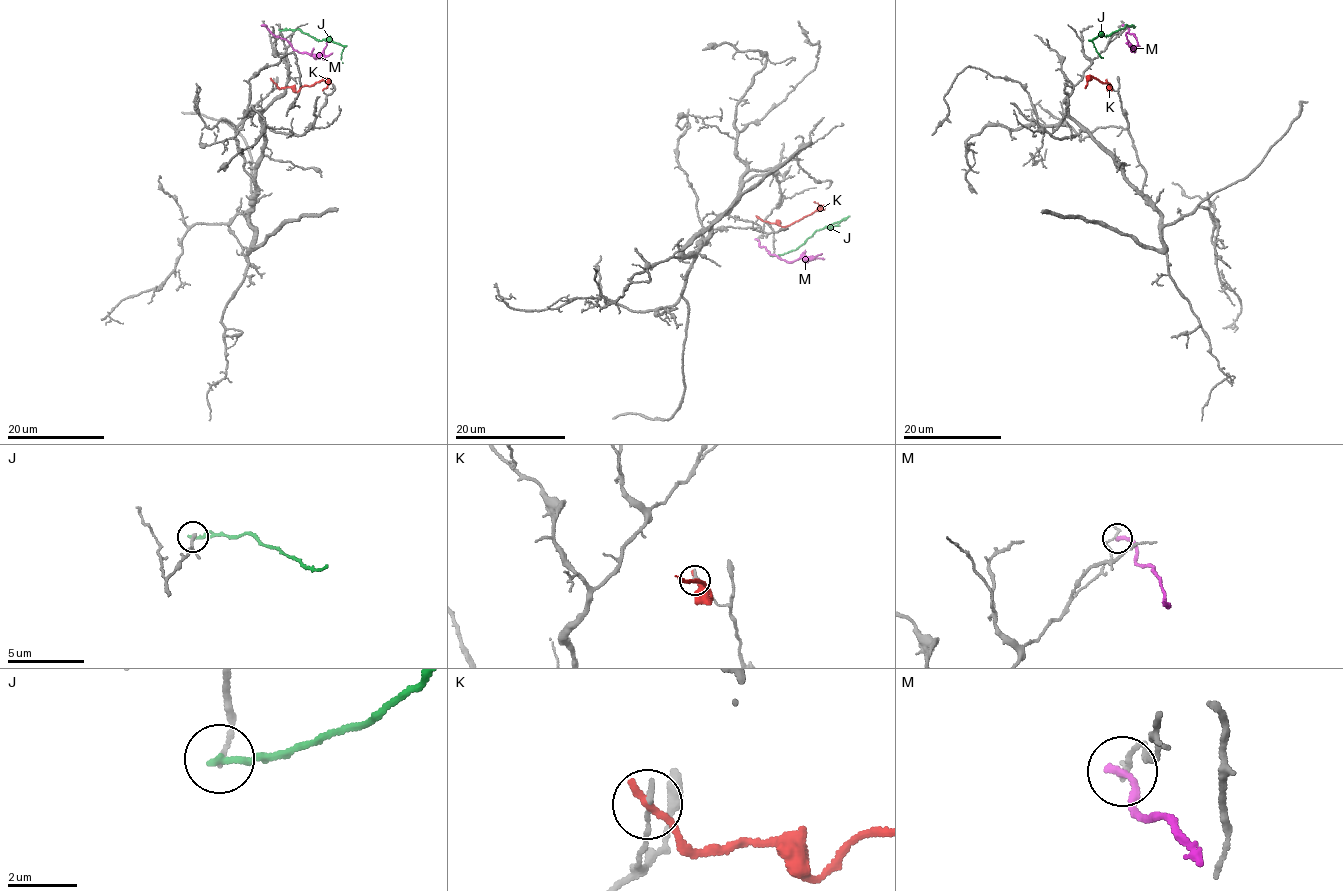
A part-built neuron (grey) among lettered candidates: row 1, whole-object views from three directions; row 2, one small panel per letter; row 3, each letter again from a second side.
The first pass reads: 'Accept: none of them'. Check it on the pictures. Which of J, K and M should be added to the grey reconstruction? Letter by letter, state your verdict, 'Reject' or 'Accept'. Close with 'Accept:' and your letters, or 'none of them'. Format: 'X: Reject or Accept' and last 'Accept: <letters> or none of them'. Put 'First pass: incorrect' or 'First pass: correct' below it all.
J: Reject
K: Reject
M: Reject
Accept: none of them
First pass: correct

